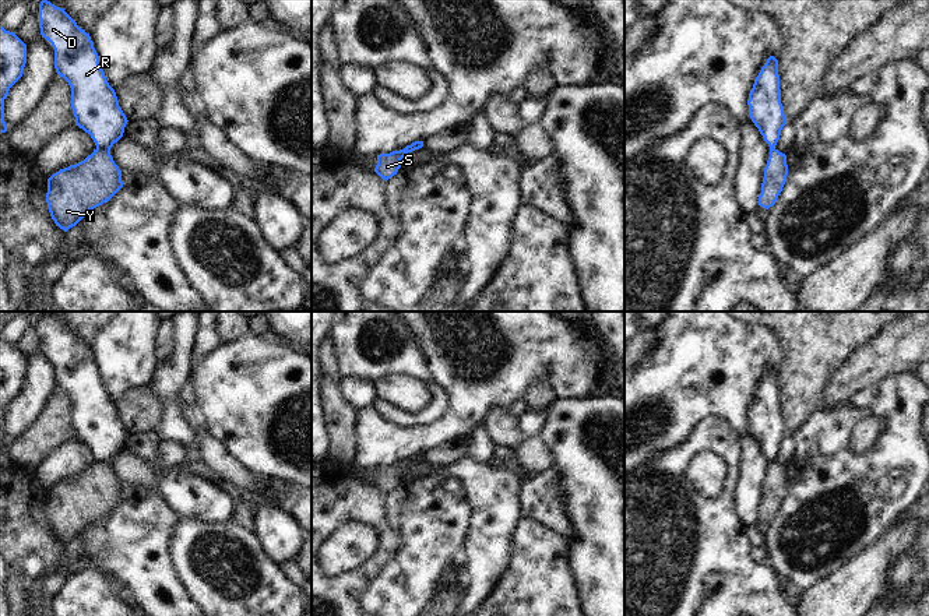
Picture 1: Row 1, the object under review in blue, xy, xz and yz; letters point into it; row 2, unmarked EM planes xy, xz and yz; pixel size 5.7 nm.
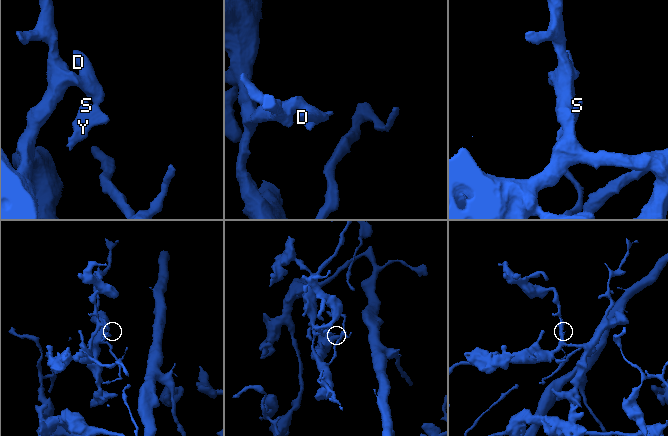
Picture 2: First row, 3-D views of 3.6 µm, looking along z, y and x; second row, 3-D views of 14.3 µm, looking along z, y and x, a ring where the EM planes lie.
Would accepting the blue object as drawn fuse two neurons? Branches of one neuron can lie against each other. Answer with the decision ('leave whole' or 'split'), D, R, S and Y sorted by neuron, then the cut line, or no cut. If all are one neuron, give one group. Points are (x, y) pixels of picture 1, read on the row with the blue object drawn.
split | D R / S Y | xy (97, 148), (106, 148), (109, 151)

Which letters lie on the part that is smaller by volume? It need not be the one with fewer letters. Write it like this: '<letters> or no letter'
S, Y

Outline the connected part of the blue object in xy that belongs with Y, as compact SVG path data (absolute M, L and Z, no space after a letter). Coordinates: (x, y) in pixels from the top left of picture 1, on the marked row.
M94 149L84 161L47 179L46 203L50 217L56 226L67 232L122 187L122 170L110 151Z

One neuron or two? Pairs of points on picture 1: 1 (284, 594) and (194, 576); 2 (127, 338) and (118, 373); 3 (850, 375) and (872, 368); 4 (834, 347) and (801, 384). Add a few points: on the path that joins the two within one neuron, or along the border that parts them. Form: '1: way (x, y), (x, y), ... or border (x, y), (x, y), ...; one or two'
1: way (261, 599), (233, 599), (228, 594), (217, 592); one
2: way (127, 347), (123, 365); one
3: way (855, 375), (866, 368); one
4: way (824, 356), (806, 375); one

